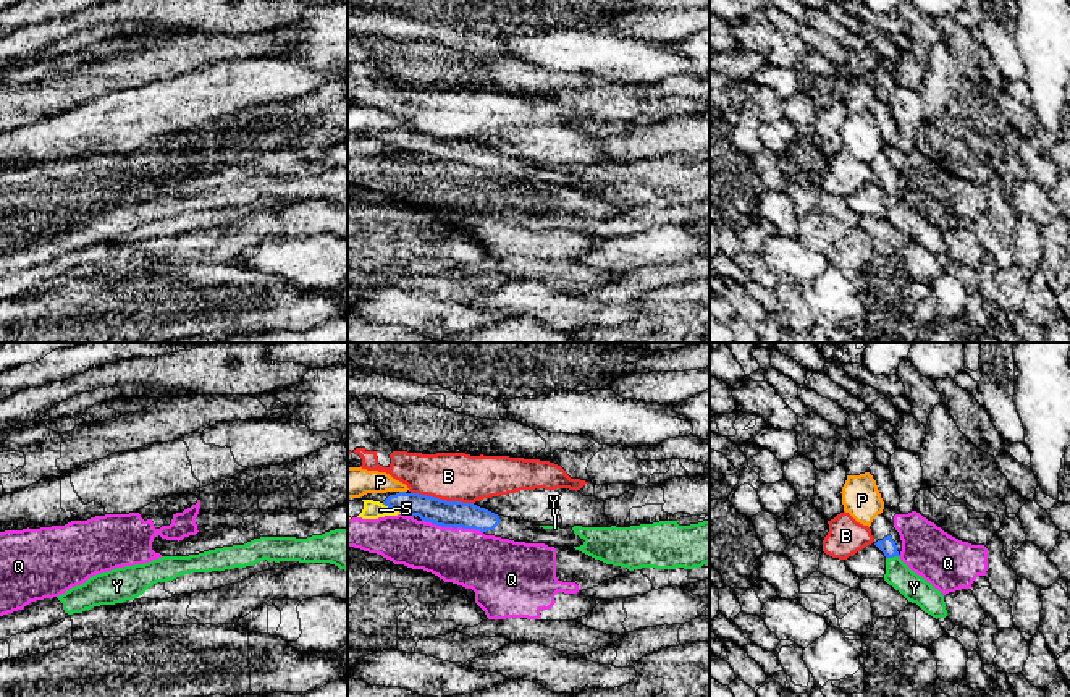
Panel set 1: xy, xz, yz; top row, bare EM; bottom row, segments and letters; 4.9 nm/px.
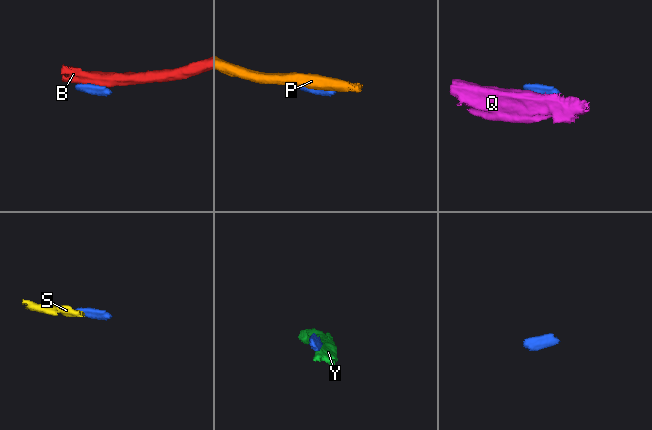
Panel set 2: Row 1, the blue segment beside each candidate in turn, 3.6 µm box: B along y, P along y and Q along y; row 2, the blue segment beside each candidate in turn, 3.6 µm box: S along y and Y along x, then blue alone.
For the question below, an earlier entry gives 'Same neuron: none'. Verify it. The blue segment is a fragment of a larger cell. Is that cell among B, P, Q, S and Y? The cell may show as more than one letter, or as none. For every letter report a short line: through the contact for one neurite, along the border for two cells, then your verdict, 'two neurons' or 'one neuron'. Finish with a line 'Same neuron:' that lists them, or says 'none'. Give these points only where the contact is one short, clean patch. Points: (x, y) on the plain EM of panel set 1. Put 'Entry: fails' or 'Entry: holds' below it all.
B: xz (411, 130), (472, 141) | two neurons
P: xz (400, 128), (404, 130) | two neurons
Q: two neurons
S: xz (382, 141), (401, 151) | two neurons
Y: yz (897, 193), (886, 196) | two neurons
Same neuron: none
Entry: holds

